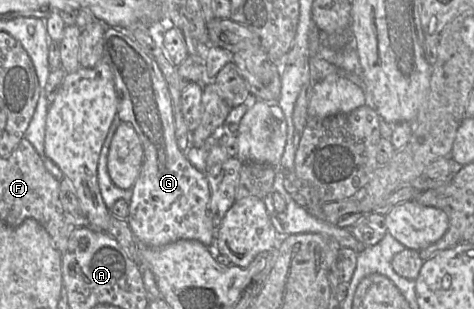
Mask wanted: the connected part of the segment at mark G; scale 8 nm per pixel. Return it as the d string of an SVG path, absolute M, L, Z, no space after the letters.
M109 27L103 37L103 58L114 76L118 97L118 116L137 132L143 148L143 162L132 187L127 221L135 238L148 246L161 247L180 239L194 239L209 247L215 241L215 226L209 209L210 187L204 172L197 170L176 142L170 94L165 79L153 57L131 38Z

